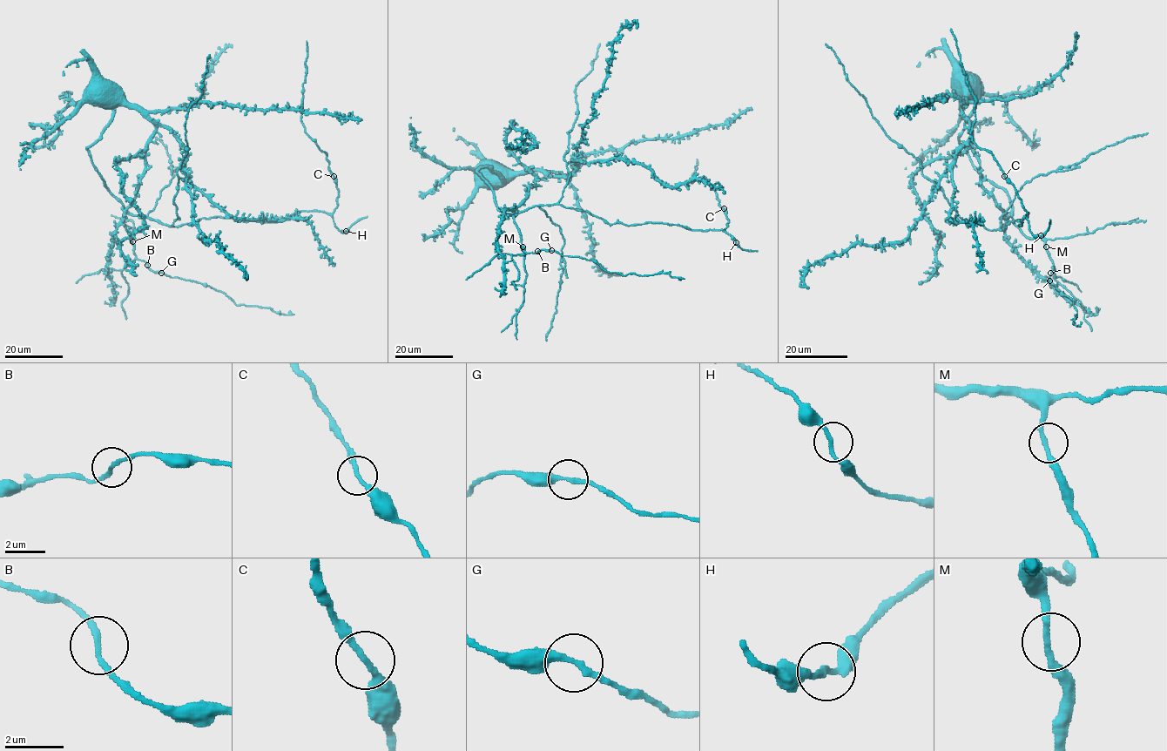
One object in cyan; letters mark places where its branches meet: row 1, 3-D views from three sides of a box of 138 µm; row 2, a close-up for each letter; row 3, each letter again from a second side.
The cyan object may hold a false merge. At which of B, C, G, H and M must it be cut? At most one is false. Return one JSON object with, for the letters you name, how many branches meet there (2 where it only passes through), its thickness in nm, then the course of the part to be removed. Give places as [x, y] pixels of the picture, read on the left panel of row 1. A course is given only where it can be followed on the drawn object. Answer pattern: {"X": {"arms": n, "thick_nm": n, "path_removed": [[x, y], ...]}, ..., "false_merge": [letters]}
{"false_merge": []}

